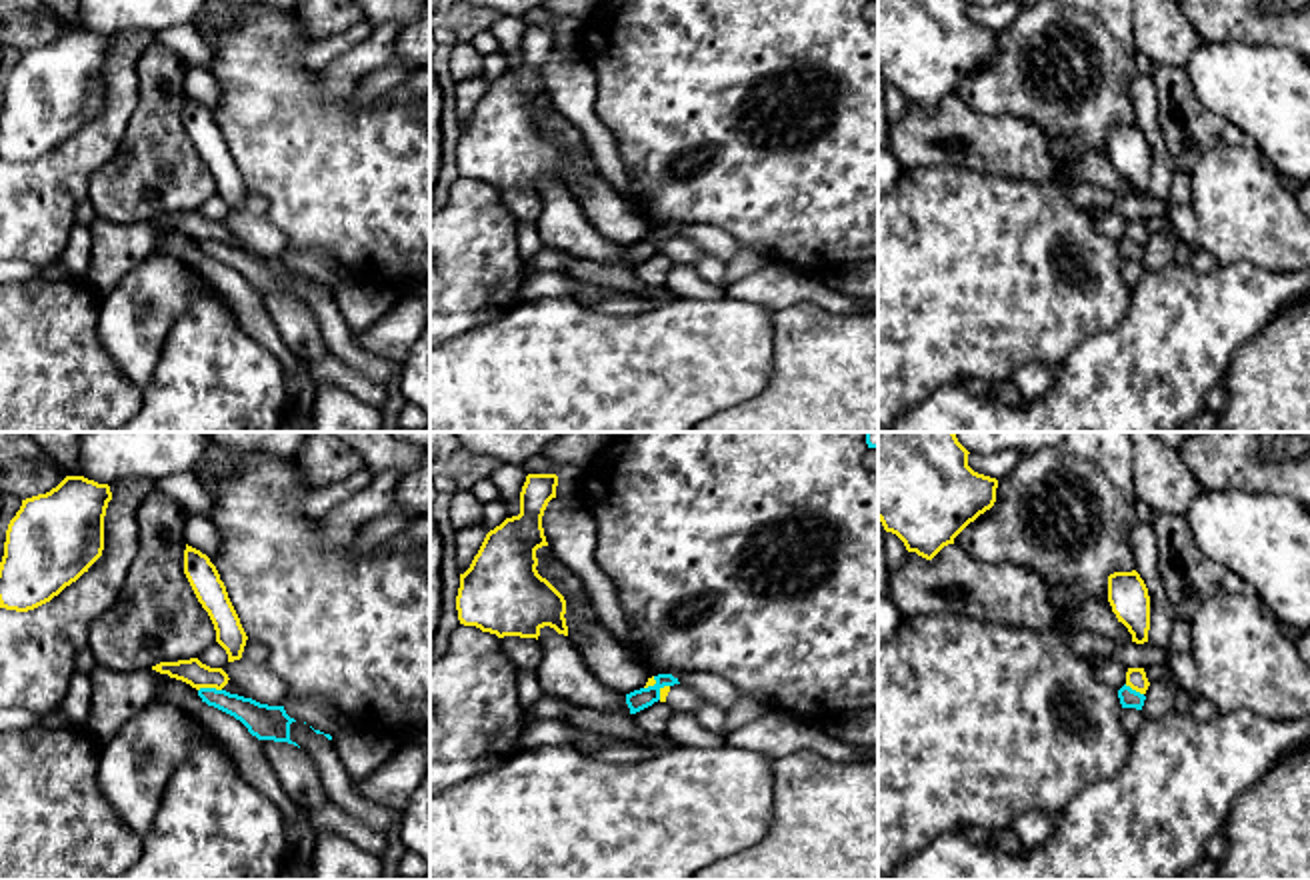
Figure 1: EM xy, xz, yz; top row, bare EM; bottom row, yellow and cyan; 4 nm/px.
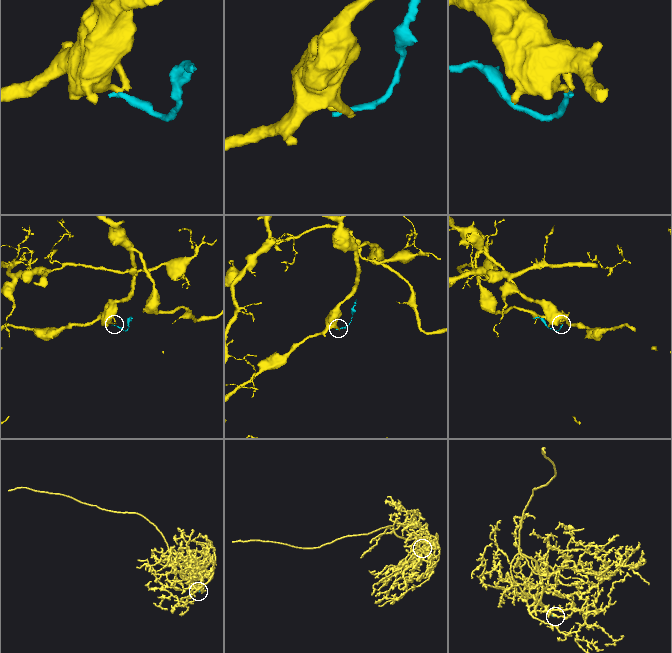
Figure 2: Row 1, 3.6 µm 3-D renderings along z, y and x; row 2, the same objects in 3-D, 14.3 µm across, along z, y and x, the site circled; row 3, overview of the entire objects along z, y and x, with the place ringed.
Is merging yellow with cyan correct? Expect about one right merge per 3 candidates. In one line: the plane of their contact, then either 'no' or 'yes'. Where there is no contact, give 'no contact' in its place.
contact in xy; no

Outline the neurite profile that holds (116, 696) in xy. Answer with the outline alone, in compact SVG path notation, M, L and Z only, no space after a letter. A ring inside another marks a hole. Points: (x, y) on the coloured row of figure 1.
M96 666L90 674L92 702L86 730L102 746L116 736L144 706L158 700L160 686L172 680L152 668L118 672Z

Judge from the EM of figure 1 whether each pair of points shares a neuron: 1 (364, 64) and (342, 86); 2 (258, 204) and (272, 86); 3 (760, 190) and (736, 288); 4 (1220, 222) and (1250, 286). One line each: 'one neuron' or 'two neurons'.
1: one neuron
2: two neurons
3: two neurons
4: two neurons

